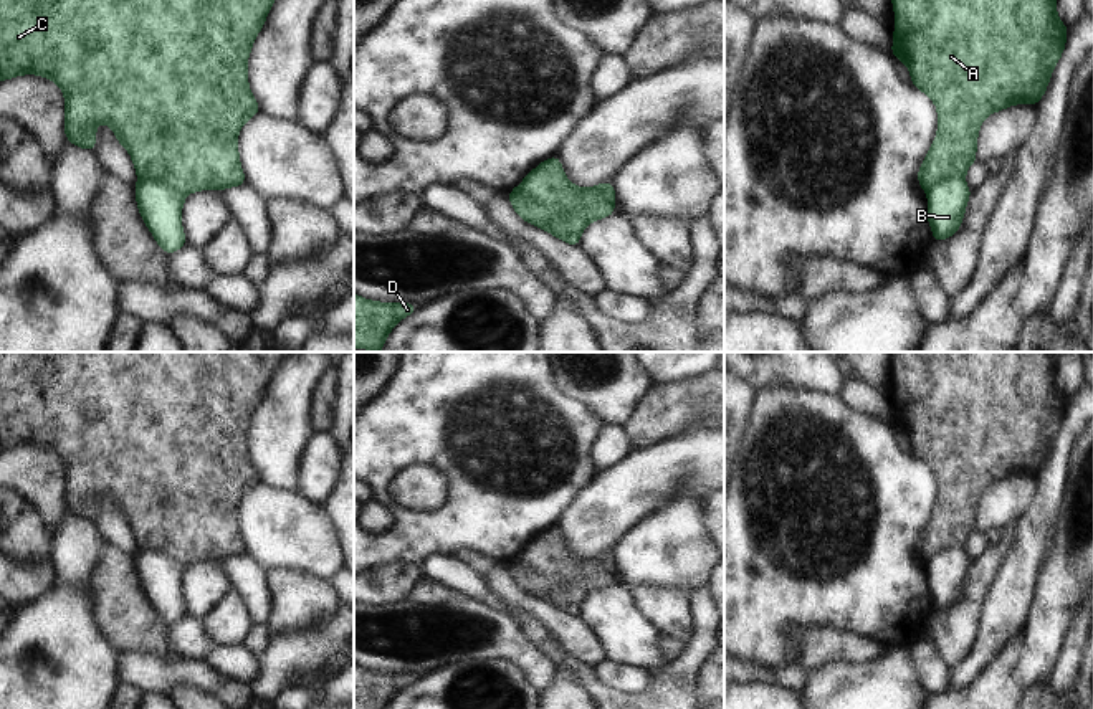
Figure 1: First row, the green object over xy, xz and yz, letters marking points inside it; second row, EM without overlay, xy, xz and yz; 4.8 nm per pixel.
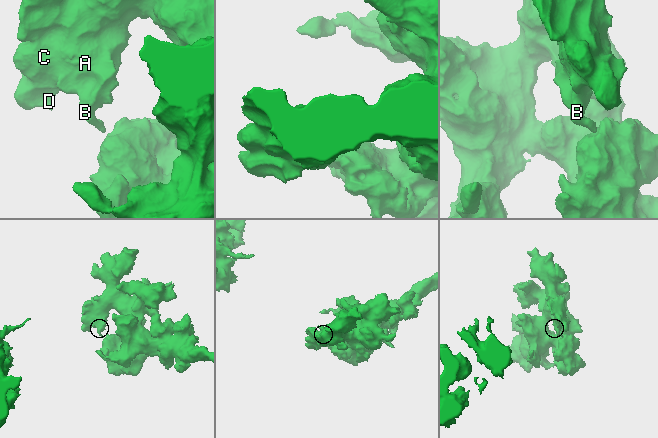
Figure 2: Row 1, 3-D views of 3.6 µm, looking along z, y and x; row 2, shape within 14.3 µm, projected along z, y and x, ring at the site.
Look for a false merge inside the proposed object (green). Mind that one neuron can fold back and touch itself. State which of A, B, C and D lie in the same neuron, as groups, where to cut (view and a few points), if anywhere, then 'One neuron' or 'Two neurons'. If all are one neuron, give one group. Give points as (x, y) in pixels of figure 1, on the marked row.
Groups: A C D / B. Split along xz (510, 195), (528, 195), (544, 205), (563, 209), (567, 215). Two neurons

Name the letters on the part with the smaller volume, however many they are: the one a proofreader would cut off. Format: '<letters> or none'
B

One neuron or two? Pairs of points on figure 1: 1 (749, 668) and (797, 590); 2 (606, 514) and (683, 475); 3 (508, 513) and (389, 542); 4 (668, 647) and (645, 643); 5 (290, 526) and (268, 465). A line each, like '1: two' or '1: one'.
1: two
2: one
3: one
4: two
5: two

